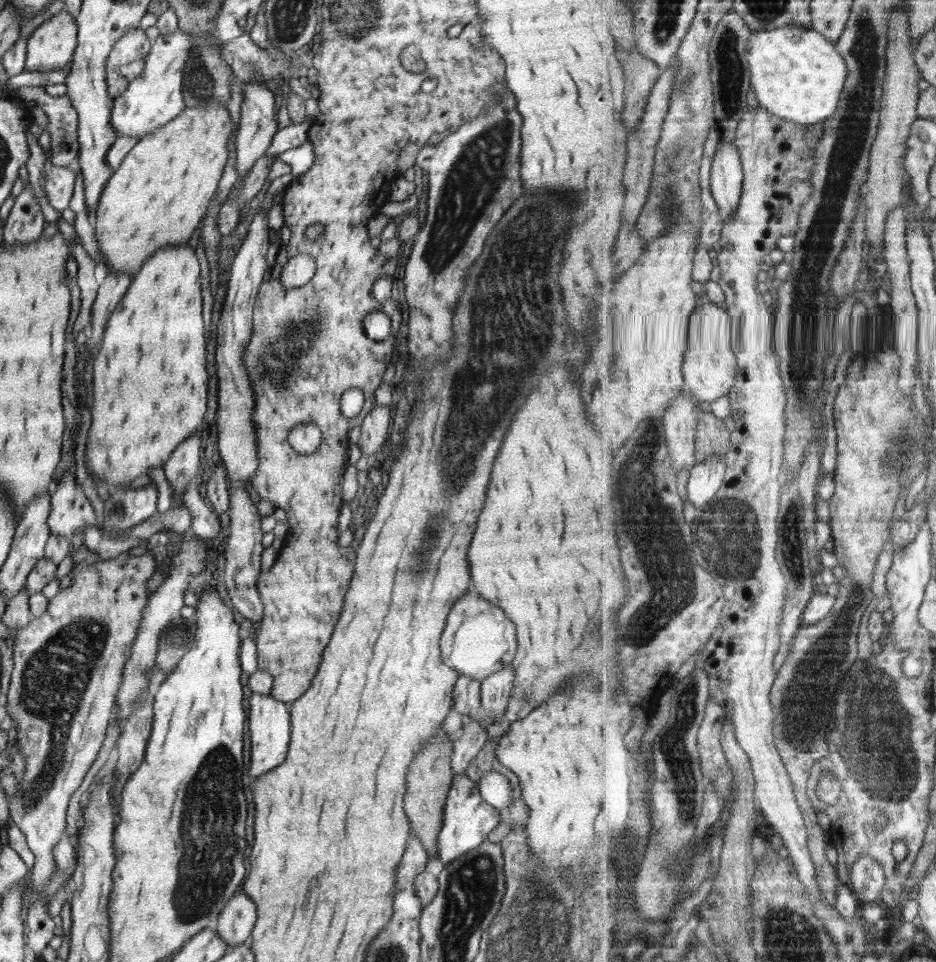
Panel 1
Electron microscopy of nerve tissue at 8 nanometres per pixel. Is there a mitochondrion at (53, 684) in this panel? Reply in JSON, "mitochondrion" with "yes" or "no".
{"mitochondrion":"yes"}

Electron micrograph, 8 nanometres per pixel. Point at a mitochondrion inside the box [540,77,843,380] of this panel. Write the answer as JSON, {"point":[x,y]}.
{"point":[666,208]}

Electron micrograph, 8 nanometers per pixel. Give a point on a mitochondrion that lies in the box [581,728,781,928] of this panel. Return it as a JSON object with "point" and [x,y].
{"point":[666,867]}

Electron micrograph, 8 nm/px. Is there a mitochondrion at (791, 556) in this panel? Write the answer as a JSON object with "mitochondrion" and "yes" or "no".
{"mitochondrion":"yes"}

